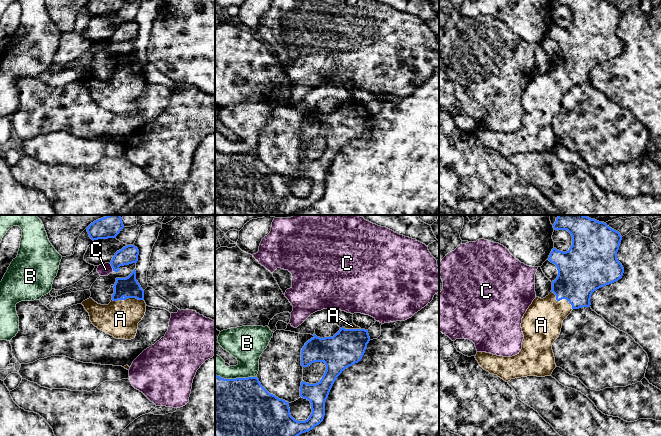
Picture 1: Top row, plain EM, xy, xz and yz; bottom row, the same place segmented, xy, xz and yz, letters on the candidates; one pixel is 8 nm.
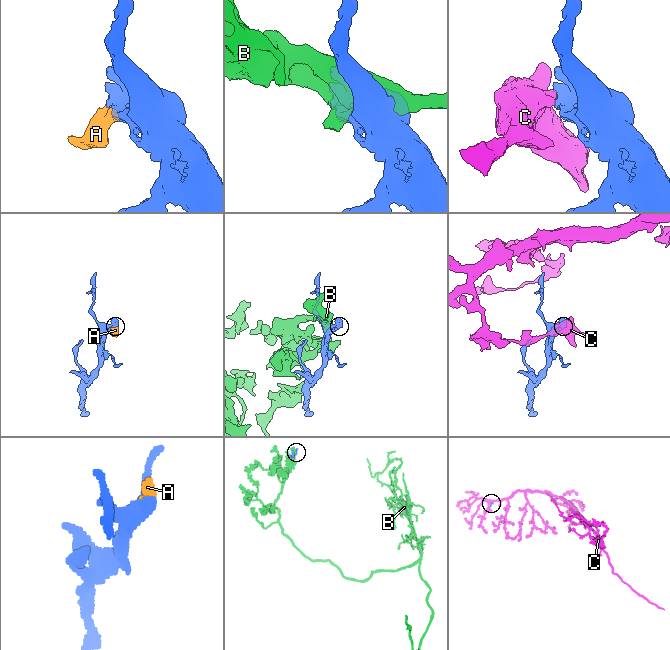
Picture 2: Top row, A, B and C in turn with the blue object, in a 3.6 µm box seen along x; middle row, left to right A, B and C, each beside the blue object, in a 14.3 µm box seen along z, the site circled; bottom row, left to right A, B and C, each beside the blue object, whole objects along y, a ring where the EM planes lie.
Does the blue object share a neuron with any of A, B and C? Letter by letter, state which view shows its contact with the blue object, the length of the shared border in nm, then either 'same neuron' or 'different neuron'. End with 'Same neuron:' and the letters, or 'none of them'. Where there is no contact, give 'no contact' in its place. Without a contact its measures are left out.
A: xy | 260 nm | same neuron
B: xz | 340 nm | different neuron
C: xy | 80 nm | different neuron
Same neuron: A

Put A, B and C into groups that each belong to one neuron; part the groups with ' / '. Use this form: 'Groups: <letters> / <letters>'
Groups: A / B / C

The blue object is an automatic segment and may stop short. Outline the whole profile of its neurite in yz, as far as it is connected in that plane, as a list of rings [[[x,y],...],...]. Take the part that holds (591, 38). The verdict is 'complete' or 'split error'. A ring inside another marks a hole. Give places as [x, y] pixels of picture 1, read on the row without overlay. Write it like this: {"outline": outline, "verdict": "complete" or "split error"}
{"outline": [[[553,0],[553,4],[567,6],[572,12],[572,21],[566,28],[553,24],[549,31],[548,36],[557,42],[558,52],[552,57],[549,71],[543,75],[536,73],[522,94],[524,115],[521,127],[512,133],[486,128],[477,128],[475,132],[484,146],[506,158],[527,152],[551,152],[556,144],[552,121],[560,111],[563,96],[573,85],[590,83],[592,69],[618,57],[624,49],[617,35],[622,12],[607,0]]], "verdict": "split error"}

